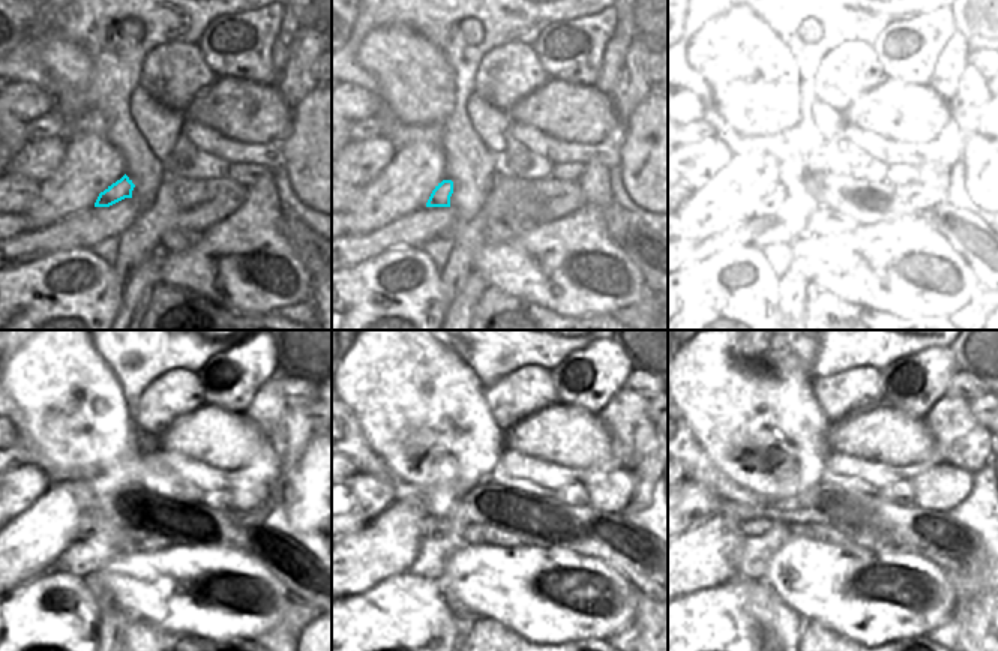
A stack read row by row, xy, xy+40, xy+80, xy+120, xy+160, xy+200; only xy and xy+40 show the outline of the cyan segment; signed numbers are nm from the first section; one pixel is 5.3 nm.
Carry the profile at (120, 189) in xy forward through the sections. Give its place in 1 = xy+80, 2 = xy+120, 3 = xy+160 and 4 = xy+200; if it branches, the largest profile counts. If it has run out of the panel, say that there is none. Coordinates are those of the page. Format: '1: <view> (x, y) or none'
1: xy+80 (770, 192)
2: xy+120 (86, 522)
3: xy+160 (426, 527)
4: xy+200 (754, 527)

